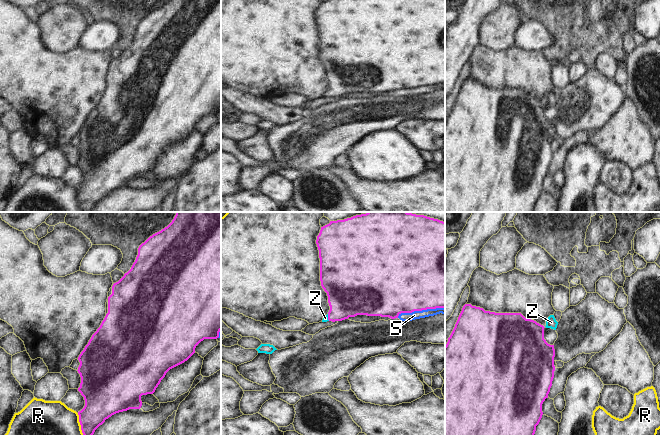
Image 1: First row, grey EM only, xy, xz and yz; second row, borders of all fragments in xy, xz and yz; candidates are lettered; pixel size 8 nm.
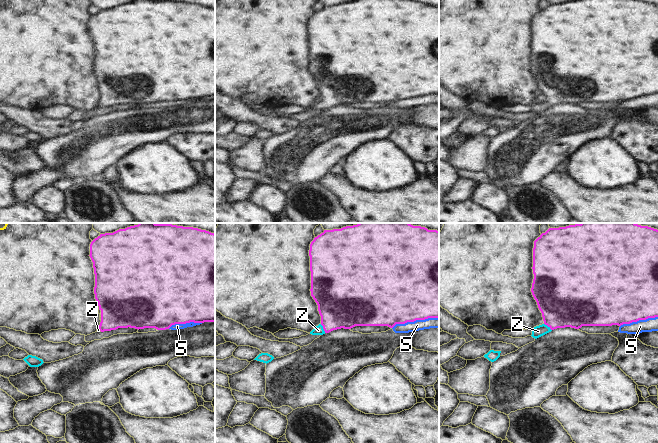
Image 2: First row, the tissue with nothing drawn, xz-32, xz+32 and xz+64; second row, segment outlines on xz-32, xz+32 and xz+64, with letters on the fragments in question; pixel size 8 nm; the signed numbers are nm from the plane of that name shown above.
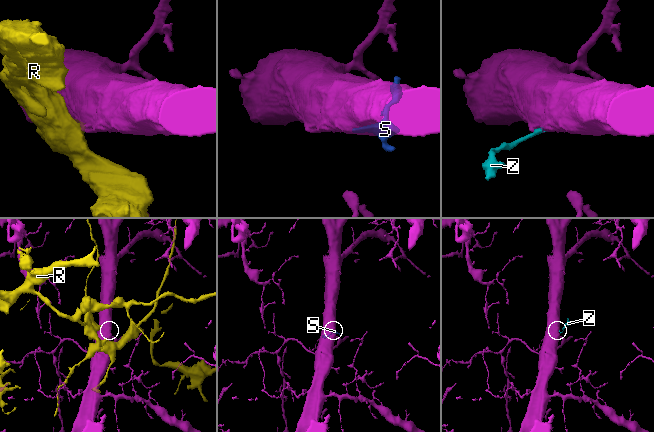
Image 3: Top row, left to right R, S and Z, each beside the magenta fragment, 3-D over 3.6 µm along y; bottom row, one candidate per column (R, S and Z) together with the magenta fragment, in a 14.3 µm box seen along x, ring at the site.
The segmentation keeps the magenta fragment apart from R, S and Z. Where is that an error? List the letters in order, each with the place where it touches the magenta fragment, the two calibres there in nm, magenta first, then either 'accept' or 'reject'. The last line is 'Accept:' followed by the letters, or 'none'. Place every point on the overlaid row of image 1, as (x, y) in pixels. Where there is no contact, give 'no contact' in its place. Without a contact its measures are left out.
R: meets magenta in xy at (80, 424); 280 nm thick on the magenta side, 280 nm on the other; reject
S: meets magenta in xz at (420, 310); 500 nm thick on the magenta side, 70 nm on the other; reject
Z: meets magenta in xz at (328, 317); 360 nm thick on the magenta side, 50 nm on the other; accept
Accept: Z

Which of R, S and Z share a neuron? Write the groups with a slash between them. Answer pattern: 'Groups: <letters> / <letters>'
Groups: R / S / Z

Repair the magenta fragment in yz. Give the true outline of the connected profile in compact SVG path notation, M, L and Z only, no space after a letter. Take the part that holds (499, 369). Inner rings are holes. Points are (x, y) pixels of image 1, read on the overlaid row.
M465 304L445 345L445 435L534 435L543 412L542 404L550 392L554 378L554 345L544 339L544 326L526 319L521 313L495 313Z

